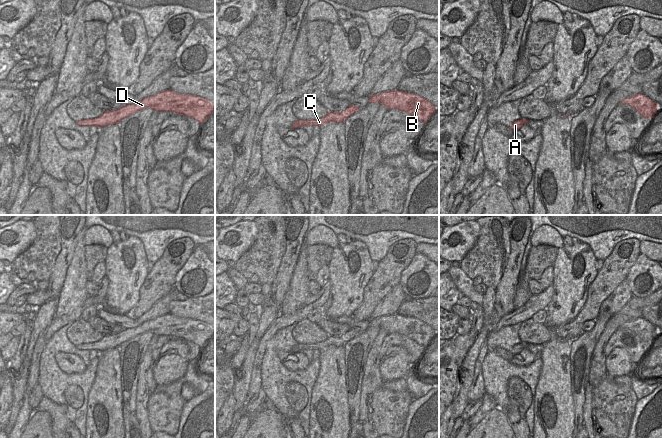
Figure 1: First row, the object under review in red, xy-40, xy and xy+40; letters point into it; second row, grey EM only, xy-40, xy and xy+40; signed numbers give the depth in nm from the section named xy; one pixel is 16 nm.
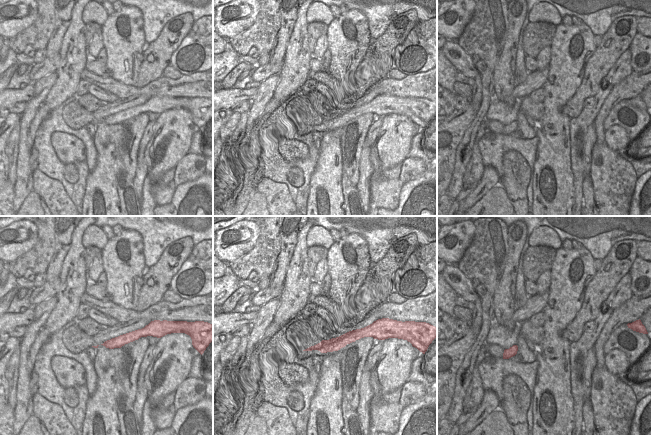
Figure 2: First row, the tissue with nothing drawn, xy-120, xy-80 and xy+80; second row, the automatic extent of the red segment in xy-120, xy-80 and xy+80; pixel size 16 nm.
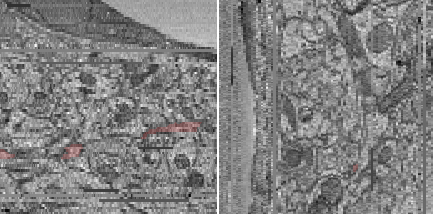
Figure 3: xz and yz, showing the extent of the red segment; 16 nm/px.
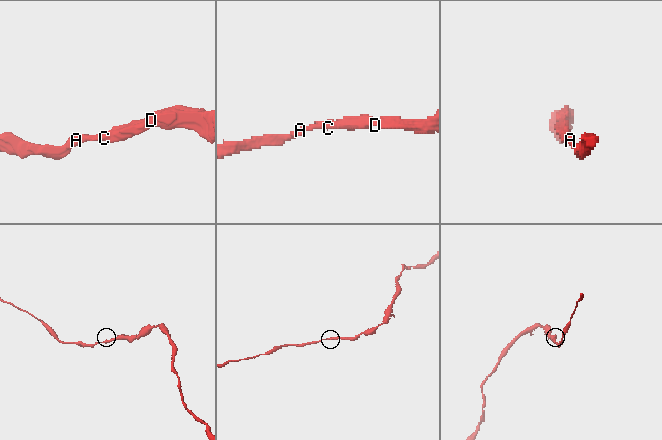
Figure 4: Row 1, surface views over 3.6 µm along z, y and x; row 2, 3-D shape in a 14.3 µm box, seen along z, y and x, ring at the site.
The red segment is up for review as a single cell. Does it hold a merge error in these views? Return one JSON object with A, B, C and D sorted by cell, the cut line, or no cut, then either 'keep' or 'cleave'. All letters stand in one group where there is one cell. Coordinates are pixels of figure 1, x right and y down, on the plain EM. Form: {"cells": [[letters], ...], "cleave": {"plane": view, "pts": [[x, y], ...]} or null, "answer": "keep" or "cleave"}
{"cells": [["A", "B", "C", "D"]], "cleave": null, "answer": "keep"}

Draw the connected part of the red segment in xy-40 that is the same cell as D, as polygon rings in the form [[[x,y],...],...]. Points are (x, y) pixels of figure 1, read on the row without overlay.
[[[166,314],[144,322],[138,327],[123,329],[119,333],[104,335],[98,342],[80,344],[76,348],[78,350],[97,350],[99,352],[119,348],[122,343],[148,331],[158,336],[175,336],[179,339],[193,342],[202,349],[215,335],[212,326],[203,321]]]

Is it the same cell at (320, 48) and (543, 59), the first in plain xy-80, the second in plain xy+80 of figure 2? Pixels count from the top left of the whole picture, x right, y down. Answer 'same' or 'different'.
same

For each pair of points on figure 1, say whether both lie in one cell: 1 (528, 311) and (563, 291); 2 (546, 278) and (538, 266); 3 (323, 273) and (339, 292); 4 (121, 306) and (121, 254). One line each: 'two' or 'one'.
1: two
2: two
3: two
4: one

